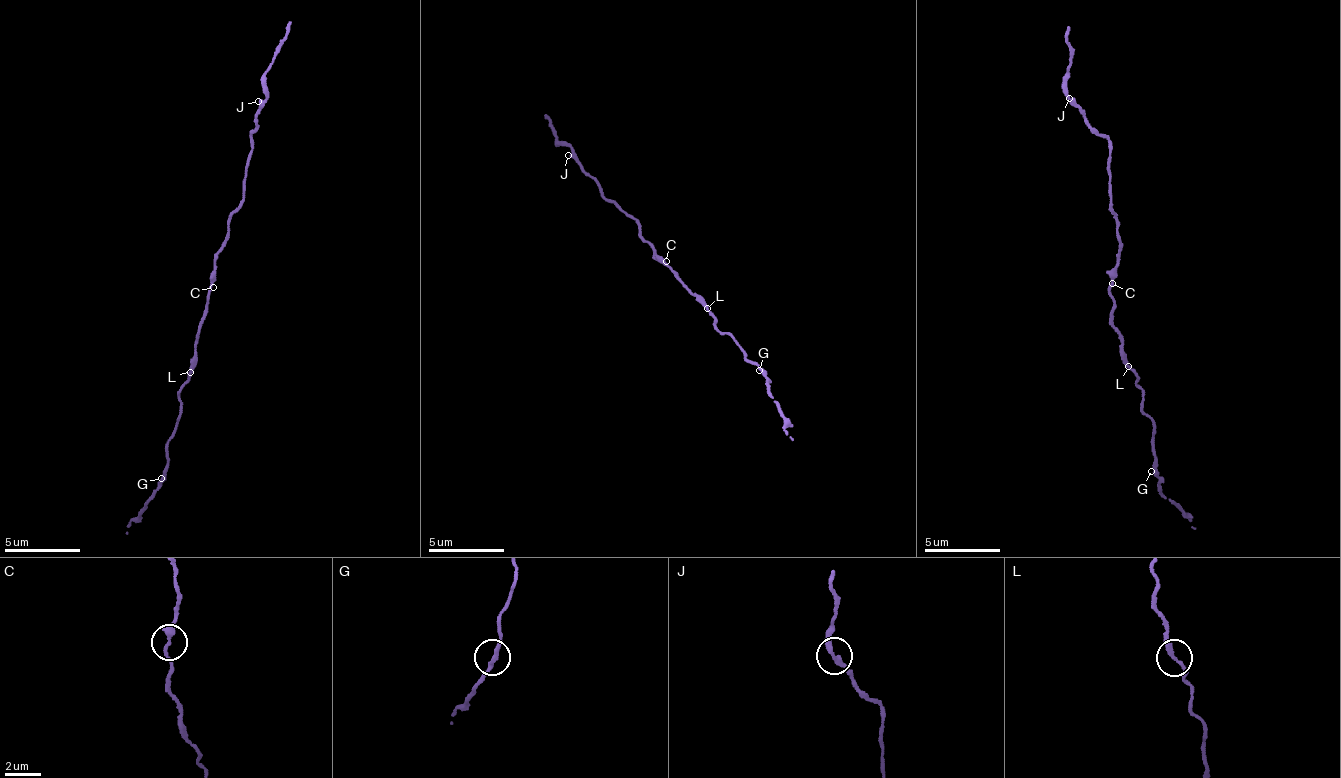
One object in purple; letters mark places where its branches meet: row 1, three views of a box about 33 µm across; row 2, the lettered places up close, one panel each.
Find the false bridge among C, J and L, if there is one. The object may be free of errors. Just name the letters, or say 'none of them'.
none of them

